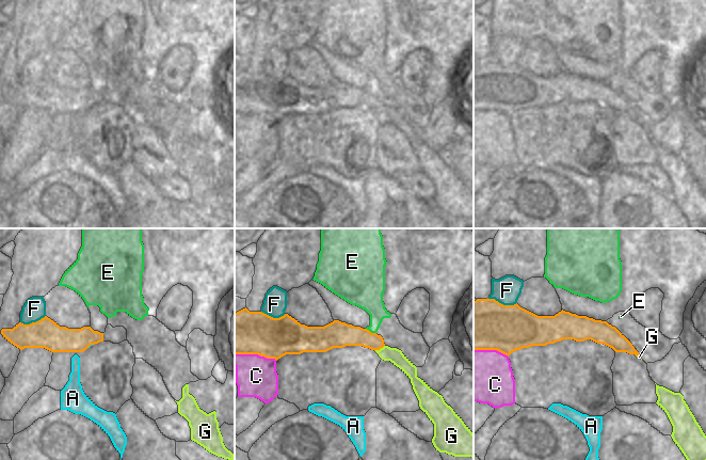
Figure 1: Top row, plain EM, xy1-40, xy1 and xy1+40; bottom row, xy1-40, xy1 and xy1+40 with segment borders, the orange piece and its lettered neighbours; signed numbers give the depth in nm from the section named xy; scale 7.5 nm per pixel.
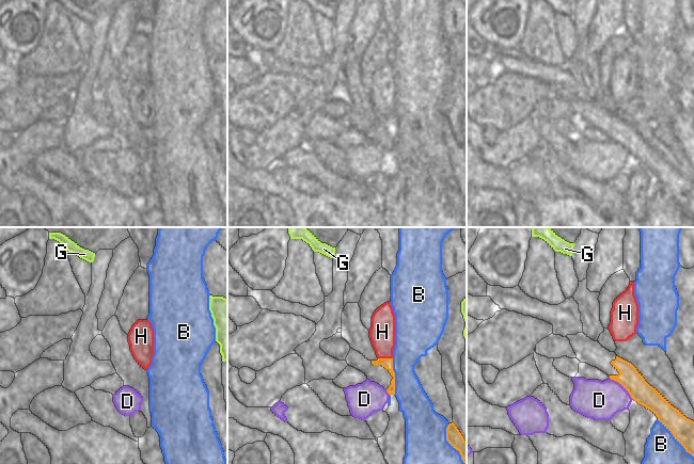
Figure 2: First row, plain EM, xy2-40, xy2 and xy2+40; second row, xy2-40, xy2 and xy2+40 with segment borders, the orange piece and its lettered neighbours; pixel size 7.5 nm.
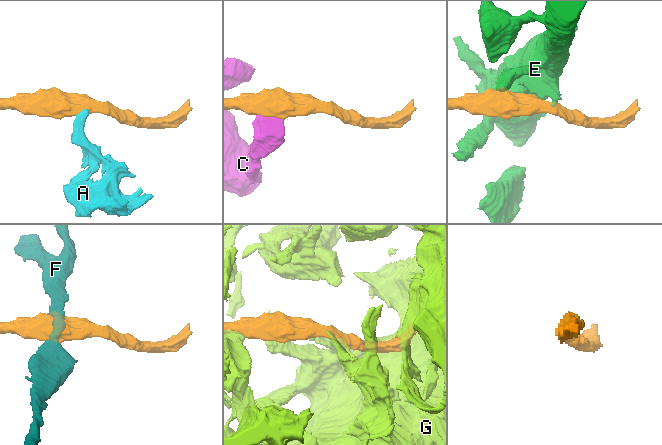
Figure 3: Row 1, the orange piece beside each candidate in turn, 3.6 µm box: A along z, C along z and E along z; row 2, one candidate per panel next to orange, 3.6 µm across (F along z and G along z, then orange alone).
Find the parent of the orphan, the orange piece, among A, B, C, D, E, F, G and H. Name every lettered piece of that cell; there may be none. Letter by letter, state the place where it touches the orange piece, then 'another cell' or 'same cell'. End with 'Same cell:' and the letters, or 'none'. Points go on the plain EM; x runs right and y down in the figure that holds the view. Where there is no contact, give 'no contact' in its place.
A: xy1-40 (90, 106) | another cell
B: xy2+40 (675, 200) | another cell
C: xy1 (256, 114) | another cell
D: xy2+40 (624, 148) | another cell
E: xy1 (370, 93) | another cell
F: xy1+40 (502, 65) | another cell
G: xy1 (379, 110) | another cell
H: xy2 (385, 120) | another cell
Same cell: none

